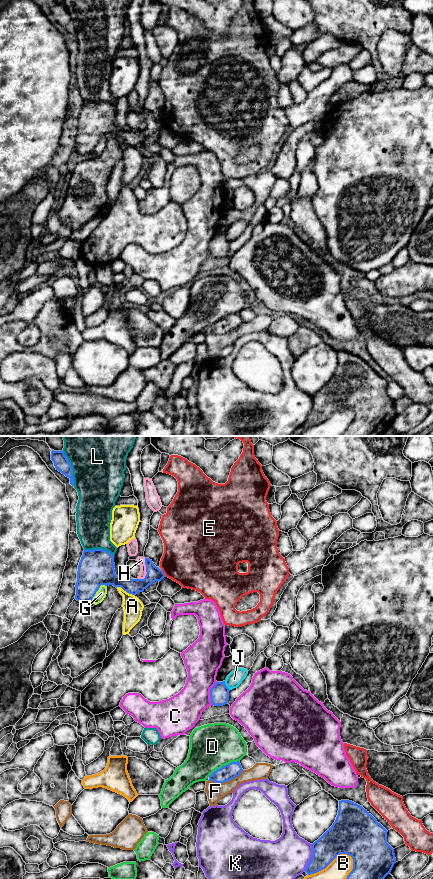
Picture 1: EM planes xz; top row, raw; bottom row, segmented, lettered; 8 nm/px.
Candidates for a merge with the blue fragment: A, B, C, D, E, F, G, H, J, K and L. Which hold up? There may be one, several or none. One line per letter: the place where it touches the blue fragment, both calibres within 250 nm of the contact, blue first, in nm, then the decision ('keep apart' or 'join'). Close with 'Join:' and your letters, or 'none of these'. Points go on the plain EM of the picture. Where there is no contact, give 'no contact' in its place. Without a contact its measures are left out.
A: xz (125, 142) | 220/160 nm | keep apart
B: xz (330, 414) | 280/220 nm | keep apart
C: xz (210, 245) | 160/280 nm | keep apart
D: xz (223, 318) | 130/360 nm | keep apart
E: xz (163, 125) | 110/440 nm | keep apart
F: xz (226, 333) | 130/140 nm | keep apart
G: xz (98, 141) | 280/80 nm | keep apart
H: xz (146, 123) | 130/60 nm | keep apart
J: xz (226, 238) | 160/120 nm | keep apart
K: xz (312, 409) | 220/340 nm | keep apart
L: xz (71, 20) | 120/400 nm | keep apart
Join: none of these

